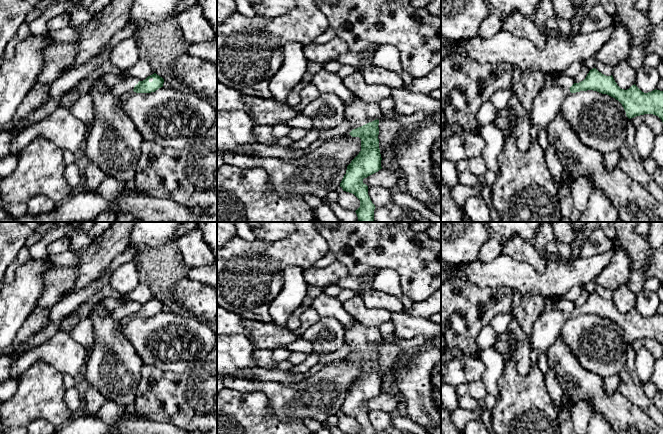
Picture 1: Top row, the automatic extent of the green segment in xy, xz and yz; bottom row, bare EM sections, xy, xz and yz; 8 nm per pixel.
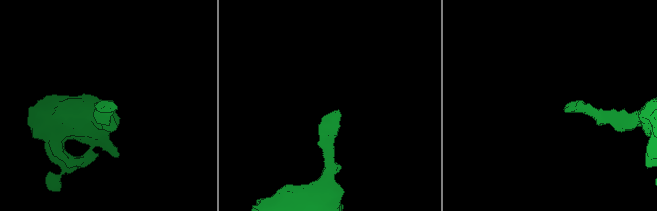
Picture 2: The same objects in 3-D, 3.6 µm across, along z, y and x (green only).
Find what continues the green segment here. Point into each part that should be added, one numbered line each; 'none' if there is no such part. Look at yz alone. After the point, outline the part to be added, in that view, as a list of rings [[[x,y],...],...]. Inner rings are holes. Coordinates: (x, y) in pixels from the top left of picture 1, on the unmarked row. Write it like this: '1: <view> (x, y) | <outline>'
1: yz (546, 329) | [[[553,309],[543,313],[534,323],[529,338],[531,366],[538,357],[555,342],[566,321],[571,318],[569,312]]]

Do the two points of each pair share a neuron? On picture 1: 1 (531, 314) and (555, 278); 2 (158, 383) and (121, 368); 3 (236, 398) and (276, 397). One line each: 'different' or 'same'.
1: different
2: different
3: different

